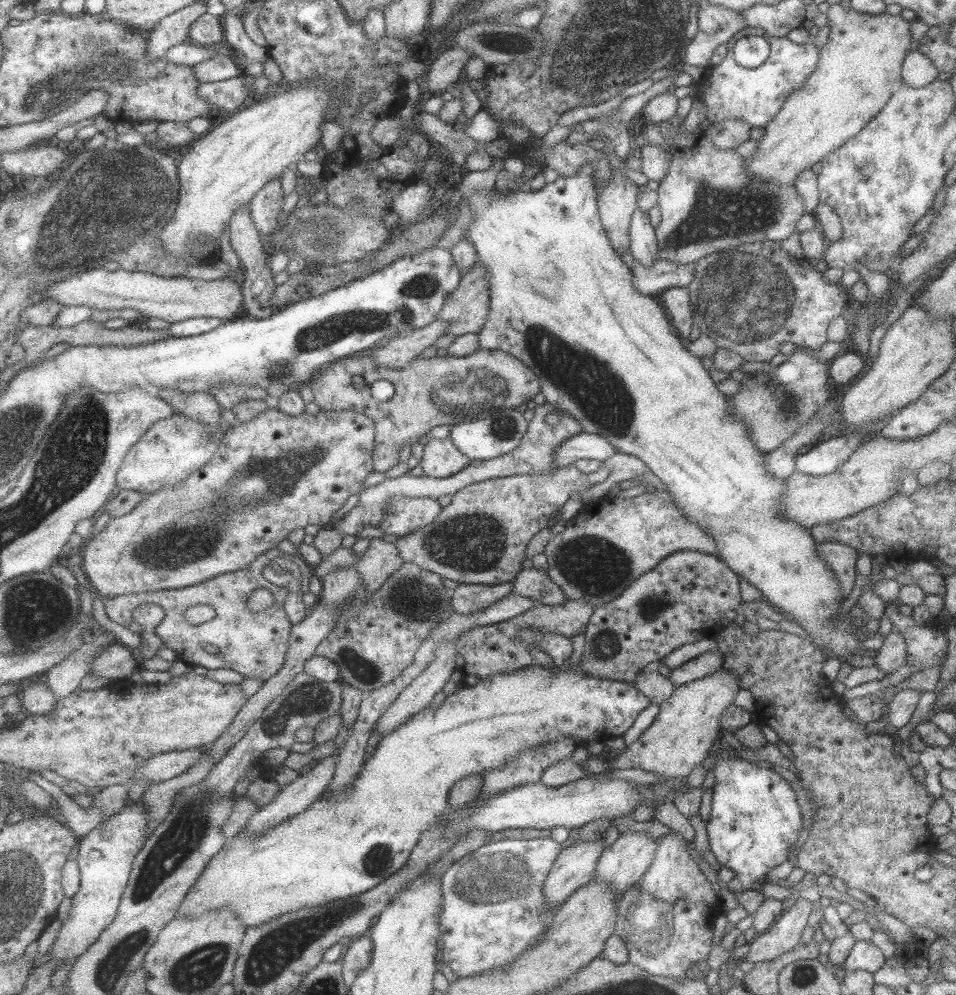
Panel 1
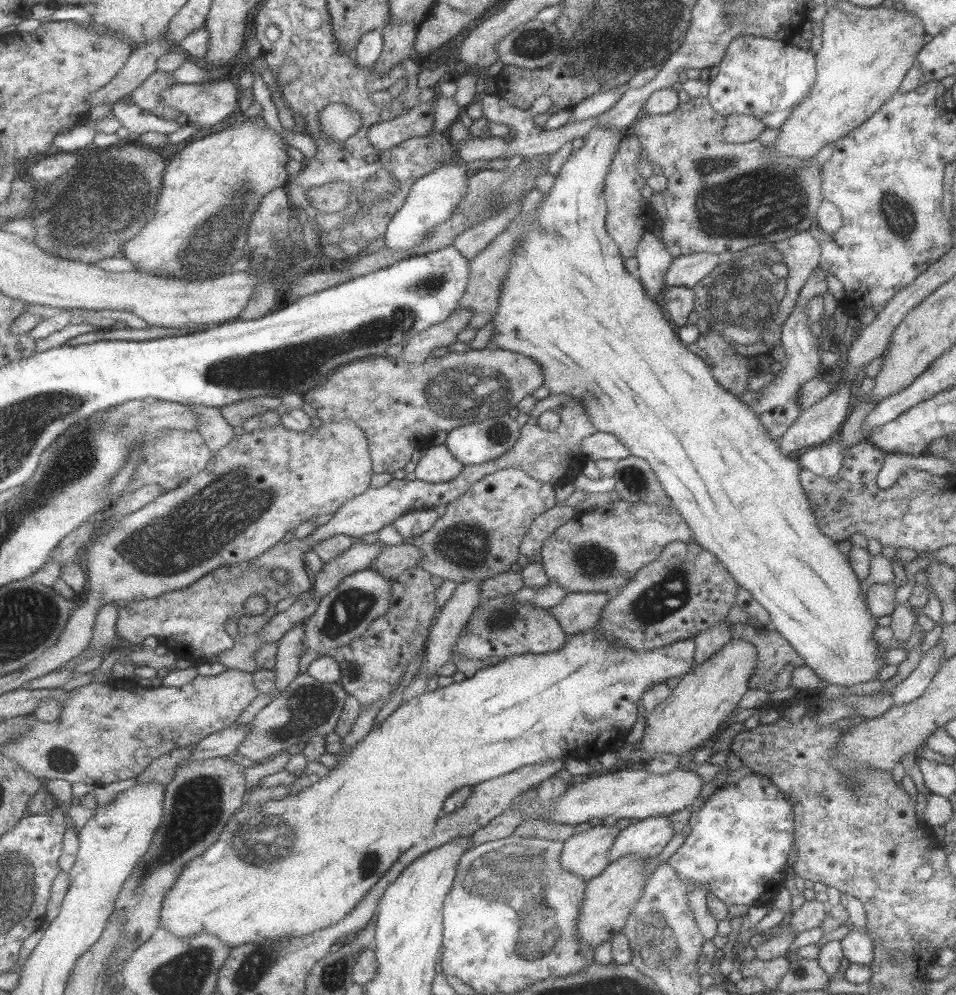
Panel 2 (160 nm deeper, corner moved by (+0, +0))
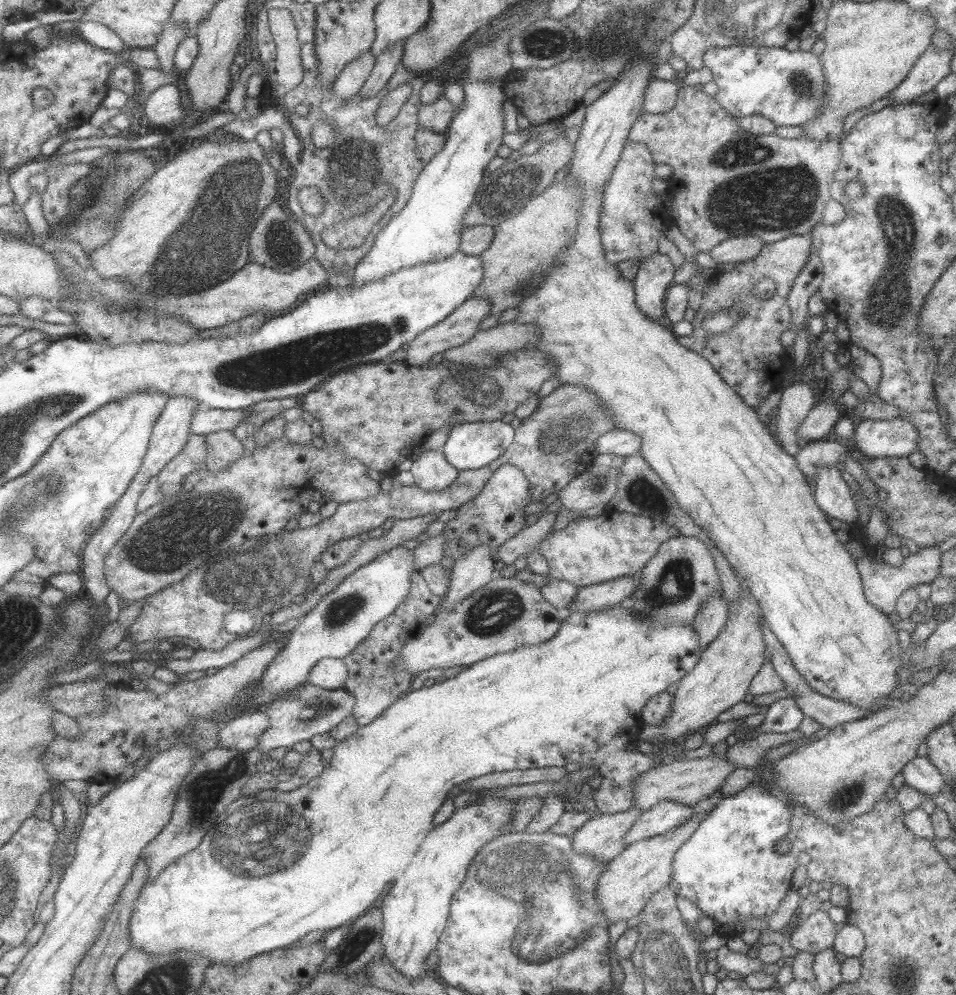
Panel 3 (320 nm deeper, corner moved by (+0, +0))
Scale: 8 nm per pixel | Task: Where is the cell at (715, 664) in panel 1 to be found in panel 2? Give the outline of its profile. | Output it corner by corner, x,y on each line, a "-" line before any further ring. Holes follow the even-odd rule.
719,621
698,632
692,639
695,650
691,670
730,641
730,623

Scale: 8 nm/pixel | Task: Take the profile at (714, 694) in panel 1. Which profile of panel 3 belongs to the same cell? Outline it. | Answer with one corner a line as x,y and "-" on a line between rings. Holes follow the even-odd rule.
742,593
728,604
727,618
722,629
717,636
700,652
699,660
687,675
677,683
677,690
672,697
672,709
669,716
662,724
642,724
639,727
638,738
647,742
661,740
665,742
675,741
679,736
692,734
694,730
703,731
705,728
716,722
716,716
731,708
735,703
743,701
743,696
747,693
747,687
751,684
751,679
756,675
763,664
763,652
766,648
763,640
762,624
763,615
751,593

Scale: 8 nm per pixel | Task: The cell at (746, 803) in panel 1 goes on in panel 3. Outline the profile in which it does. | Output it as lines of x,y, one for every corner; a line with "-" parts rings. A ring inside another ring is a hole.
756,779
742,790
723,796
713,809
707,811
695,832
677,849
672,860
671,881
668,885
675,895
695,904
695,907
713,921
716,934
725,938
739,935
743,928
737,926
741,919
757,920
769,917
790,890
793,871
798,866
797,856
806,849
804,842
794,837
787,854
777,854
773,850
776,840
790,833
790,807
777,788
771,789

